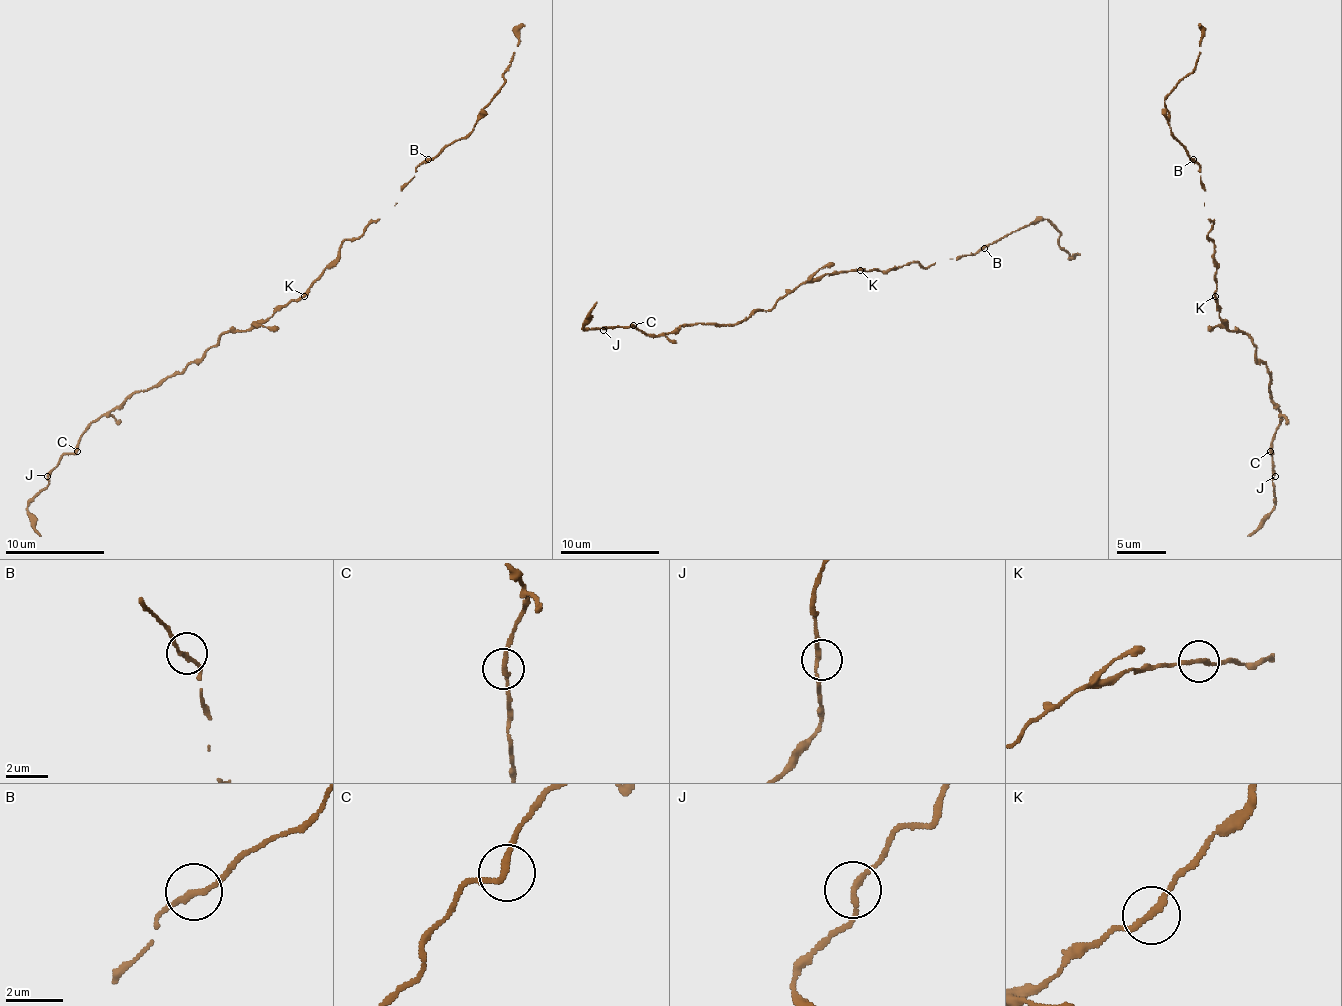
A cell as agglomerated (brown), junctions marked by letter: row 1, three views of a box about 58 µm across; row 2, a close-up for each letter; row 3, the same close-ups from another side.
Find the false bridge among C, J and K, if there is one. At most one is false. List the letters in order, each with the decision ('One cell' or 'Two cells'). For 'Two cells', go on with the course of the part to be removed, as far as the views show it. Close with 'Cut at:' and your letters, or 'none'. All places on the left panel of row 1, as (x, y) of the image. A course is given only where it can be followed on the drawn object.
C: One cell
J: One cell
K: One cell
Cut at: none

